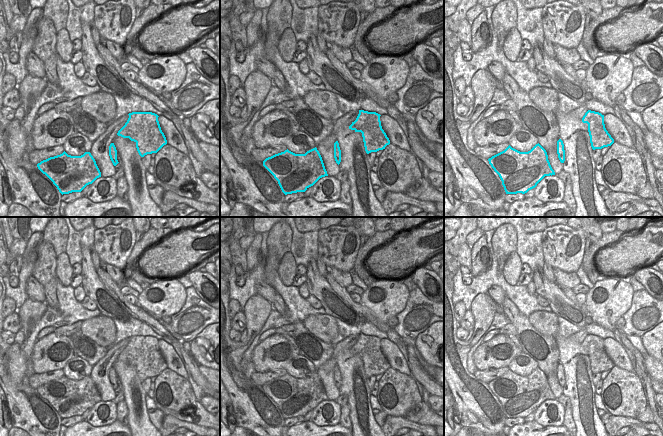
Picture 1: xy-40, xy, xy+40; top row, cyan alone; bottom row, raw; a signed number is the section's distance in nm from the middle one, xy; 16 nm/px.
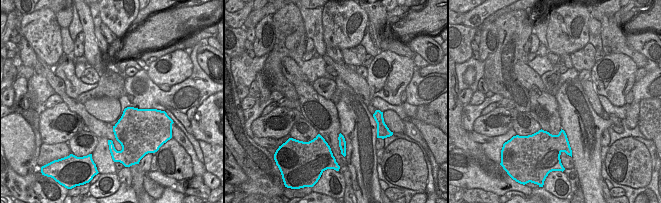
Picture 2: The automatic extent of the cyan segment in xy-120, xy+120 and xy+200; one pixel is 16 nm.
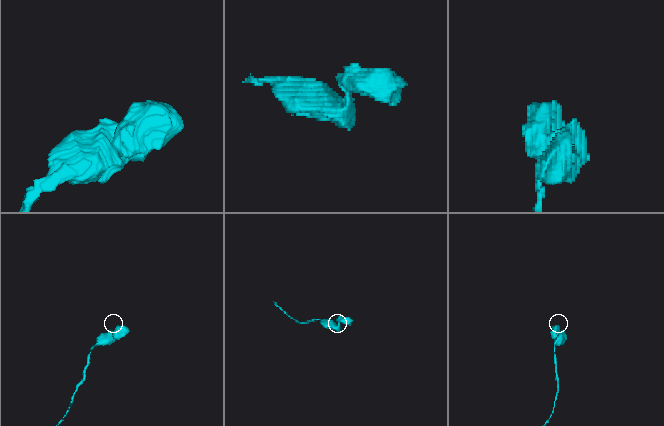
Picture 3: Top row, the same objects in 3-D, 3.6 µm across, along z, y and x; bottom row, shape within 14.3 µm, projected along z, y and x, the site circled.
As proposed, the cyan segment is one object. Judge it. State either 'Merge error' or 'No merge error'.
No merge error.

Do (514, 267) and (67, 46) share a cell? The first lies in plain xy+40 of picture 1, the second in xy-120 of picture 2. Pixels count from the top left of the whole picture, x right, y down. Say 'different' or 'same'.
same

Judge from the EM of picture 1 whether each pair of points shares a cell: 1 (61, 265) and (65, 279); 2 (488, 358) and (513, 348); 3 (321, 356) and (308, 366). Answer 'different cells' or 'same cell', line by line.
1: same cell
2: same cell
3: different cells

